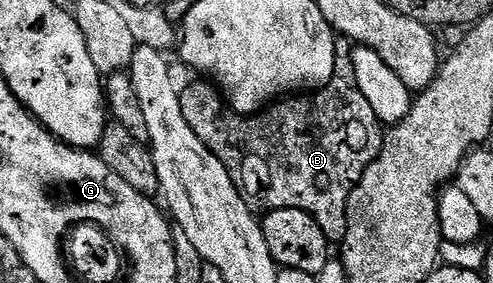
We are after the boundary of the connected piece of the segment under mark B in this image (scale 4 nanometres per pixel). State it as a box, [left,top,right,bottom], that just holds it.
[181,38,385,245]

